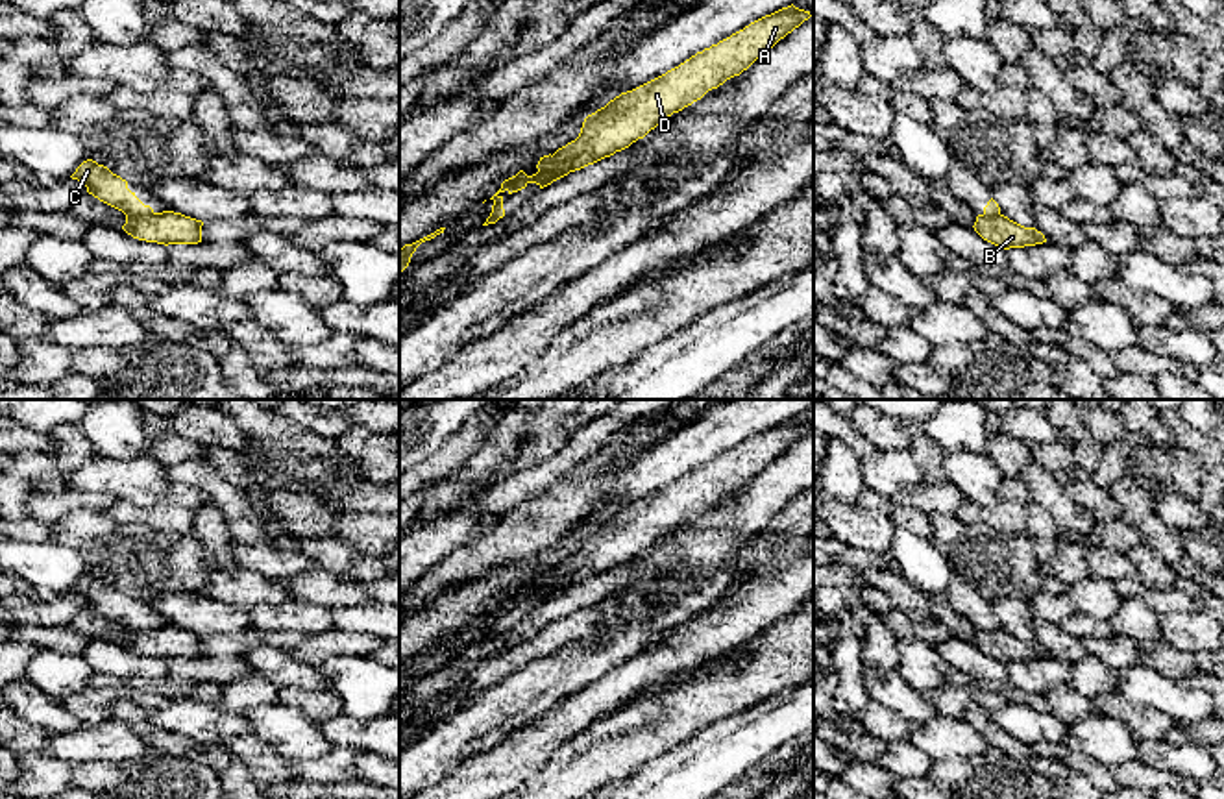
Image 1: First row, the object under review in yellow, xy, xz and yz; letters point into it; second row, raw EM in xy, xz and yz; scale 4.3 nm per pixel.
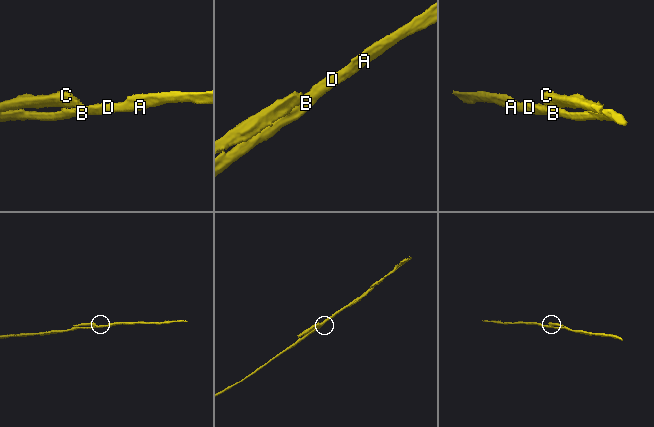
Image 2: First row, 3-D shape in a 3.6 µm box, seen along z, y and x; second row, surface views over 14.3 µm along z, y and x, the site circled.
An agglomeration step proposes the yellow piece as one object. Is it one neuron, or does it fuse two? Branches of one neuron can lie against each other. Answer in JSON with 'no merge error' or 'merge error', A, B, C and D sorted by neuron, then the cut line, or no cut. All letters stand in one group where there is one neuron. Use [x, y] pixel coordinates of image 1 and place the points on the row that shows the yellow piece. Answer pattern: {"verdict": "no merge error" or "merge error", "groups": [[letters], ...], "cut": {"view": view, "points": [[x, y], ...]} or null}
{"verdict": "merge error", "groups": [["A", "B", "D"], ["C"]], "cut": {"view": "xy", "points": [[154, 213], [126, 219]]}}

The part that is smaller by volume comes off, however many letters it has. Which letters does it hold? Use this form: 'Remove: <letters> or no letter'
Remove: C

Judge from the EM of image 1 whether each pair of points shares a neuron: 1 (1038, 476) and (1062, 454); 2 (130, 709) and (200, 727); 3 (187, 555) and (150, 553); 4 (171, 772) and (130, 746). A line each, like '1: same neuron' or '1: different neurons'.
1: different neurons
2: different neurons
3: same neuron
4: different neurons

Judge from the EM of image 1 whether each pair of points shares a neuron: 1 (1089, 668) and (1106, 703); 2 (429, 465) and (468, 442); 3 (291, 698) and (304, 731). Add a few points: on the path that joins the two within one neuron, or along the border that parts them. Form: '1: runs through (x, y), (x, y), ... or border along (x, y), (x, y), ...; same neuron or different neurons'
1: border along (1112, 690), (1093, 700); different neurons
2: runs through (439, 465), (459, 448); same neuron
3: border along (281, 701), (298, 707), (318, 724); different neurons

